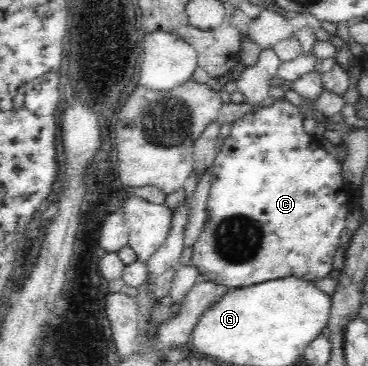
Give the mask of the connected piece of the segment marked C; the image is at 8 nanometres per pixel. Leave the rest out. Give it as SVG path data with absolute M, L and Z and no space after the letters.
M284 97L273 99L263 107L259 107L256 113L245 114L239 118L230 130L230 135L224 139L221 149L217 152L211 167L212 182L207 201L207 219L203 225L199 239L192 245L192 264L198 267L205 280L213 281L215 285L220 283L227 287L249 287L255 283L263 283L270 279L281 279L287 276L295 276L299 279L315 281L329 275L333 270L333 256L340 246L340 239L345 230L345 219L351 210L350 201L347 200L343 185L345 178L342 176L342 164L339 164L331 154L325 152L320 141L313 135L307 135L303 130L303 116L300 108L291 104Z

